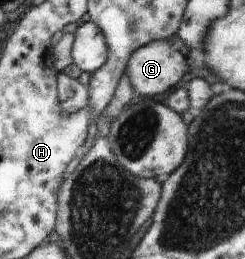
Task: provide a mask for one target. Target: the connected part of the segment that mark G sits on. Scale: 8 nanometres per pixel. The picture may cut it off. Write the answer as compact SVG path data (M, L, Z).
M173 40L147 43L135 51L126 73L132 87L146 98L174 89L188 72L186 58L172 46Z

